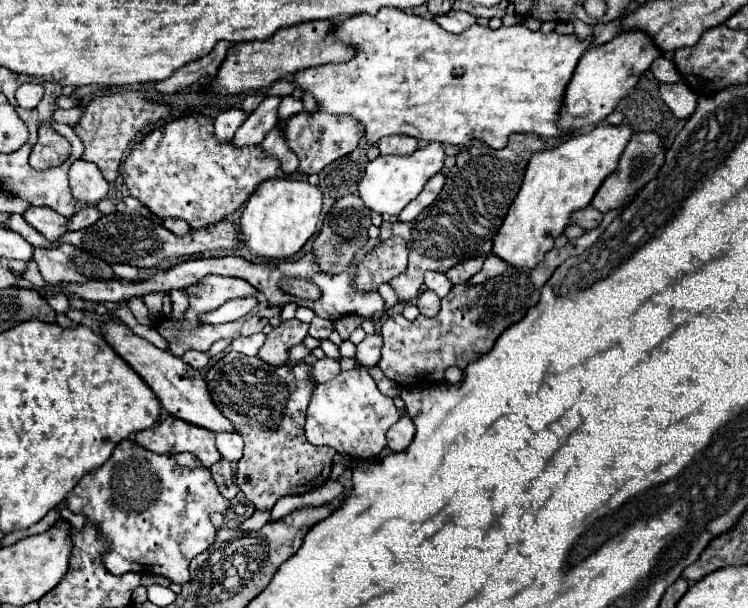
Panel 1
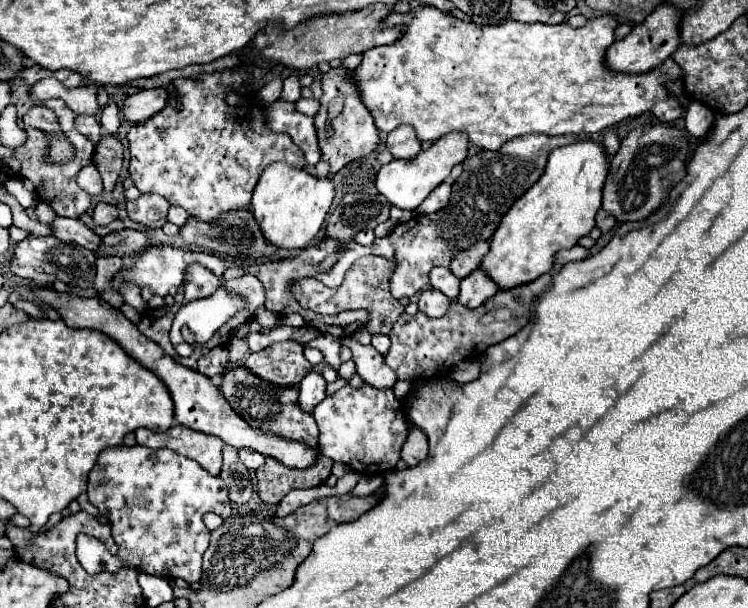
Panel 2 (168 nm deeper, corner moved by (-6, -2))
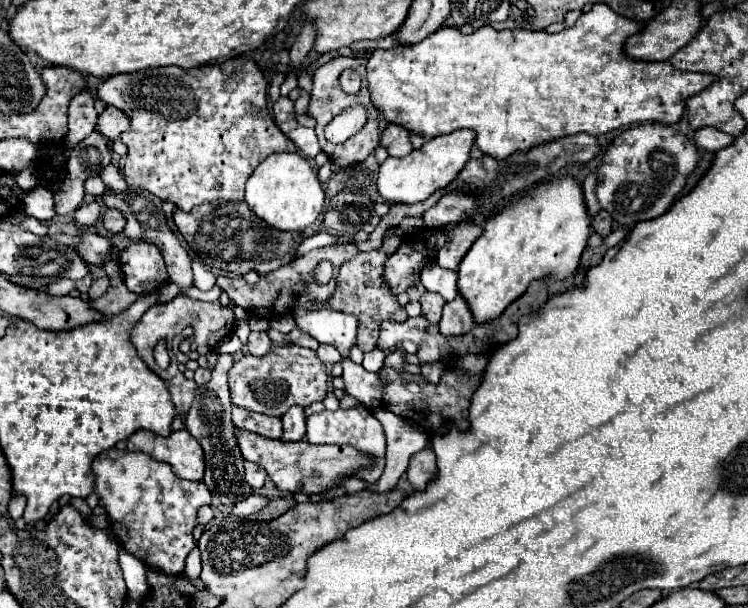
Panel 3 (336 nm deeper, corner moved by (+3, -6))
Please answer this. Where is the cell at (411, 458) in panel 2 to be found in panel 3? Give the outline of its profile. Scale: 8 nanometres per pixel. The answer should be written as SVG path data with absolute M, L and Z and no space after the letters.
M424 448L410 458L408 466L408 480L414 490L426 490L426 486L436 478L436 454L432 448Z

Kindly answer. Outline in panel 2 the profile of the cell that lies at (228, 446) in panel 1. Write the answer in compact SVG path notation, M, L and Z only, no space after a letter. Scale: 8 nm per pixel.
M239 448L239 458L249 470L257 470L261 466L261 462L265 460L263 454L259 454L255 450L249 450L249 448Z

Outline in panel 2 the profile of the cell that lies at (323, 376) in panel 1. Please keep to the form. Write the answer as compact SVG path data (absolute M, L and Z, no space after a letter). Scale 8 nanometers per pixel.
M309 372L301 380L301 394L299 394L301 408L311 412L315 408L315 404L325 398L325 388L327 388L325 378L319 372Z

